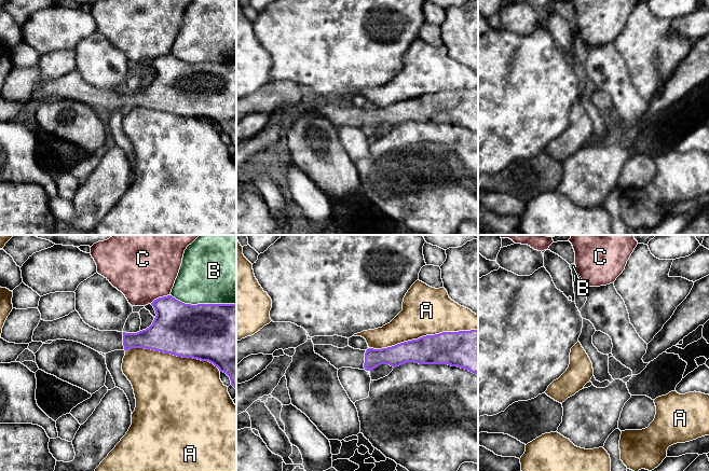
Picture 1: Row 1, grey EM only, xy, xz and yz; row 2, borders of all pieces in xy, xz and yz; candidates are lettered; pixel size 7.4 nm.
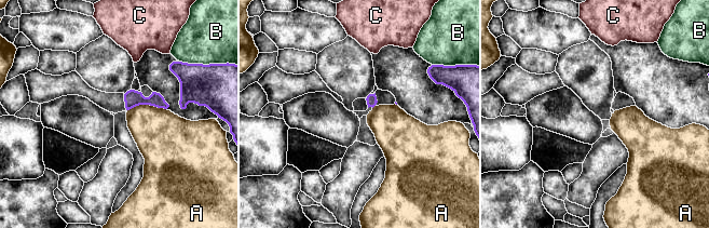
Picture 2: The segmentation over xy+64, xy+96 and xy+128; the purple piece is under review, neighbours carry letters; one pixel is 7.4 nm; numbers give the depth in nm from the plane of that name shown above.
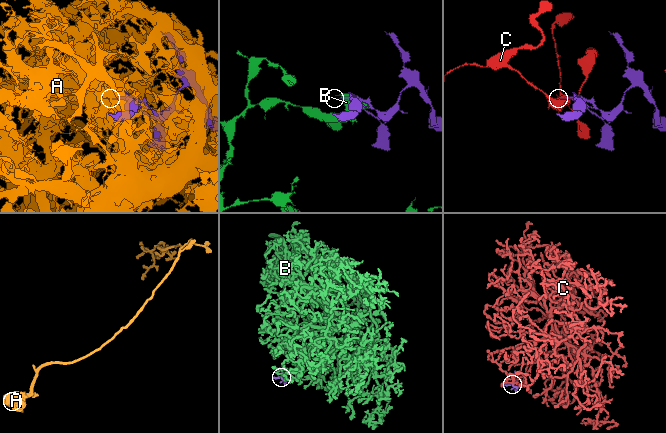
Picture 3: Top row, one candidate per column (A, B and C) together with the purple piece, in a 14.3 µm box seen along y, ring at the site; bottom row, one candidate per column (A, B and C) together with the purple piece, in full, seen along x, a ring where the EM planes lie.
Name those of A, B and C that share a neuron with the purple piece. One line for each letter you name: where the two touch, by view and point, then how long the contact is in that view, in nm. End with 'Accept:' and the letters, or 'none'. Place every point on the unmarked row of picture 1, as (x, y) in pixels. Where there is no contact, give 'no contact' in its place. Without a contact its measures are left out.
Accept: none

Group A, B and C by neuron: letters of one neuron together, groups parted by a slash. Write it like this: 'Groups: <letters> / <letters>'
Groups: A / B / C

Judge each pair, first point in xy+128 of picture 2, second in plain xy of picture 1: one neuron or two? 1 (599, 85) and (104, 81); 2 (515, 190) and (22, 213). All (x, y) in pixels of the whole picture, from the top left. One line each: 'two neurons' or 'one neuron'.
1: one neuron
2: one neuron

